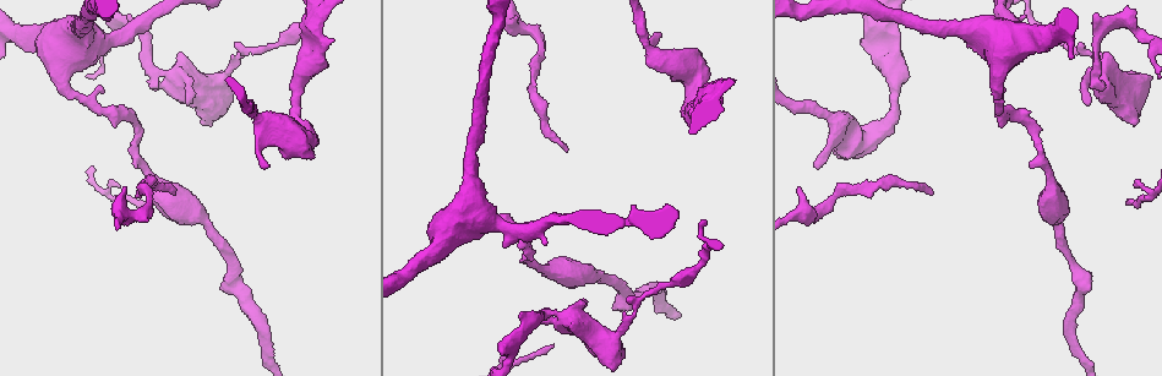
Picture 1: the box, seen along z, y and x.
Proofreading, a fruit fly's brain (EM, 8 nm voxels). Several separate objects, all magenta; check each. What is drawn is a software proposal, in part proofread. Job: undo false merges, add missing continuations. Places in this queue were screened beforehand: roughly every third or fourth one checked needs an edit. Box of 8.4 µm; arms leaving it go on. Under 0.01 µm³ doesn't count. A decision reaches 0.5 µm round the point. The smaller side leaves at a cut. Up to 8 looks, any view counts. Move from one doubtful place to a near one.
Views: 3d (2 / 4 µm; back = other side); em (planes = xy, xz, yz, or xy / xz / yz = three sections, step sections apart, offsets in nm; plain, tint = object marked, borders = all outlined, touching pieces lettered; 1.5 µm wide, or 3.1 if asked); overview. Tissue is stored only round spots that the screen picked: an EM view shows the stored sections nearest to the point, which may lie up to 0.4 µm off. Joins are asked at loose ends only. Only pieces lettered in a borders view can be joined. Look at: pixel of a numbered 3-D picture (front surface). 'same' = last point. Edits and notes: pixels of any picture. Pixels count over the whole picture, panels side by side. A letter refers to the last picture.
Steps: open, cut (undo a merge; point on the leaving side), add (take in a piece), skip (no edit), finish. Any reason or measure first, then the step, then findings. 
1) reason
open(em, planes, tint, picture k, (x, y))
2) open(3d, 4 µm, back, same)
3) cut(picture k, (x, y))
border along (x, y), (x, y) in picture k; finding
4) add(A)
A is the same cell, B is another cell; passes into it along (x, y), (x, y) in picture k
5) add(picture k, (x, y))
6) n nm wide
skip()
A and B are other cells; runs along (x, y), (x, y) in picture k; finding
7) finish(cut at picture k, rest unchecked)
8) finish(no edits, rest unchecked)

thin end
open(em, planes, borders, picture 1, (933, 193))

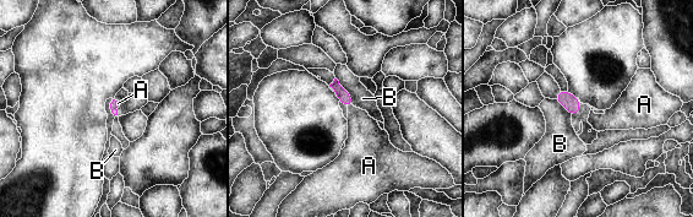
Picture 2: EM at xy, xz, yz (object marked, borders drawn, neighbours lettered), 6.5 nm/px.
B touches over 220 nm
add(A)
A is the same cell, B is another cell; passes into it along (344, 97), (349, 106), (365, 140) in picture 2; it goes on there

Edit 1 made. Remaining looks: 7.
free end
open(3d, 2 µm, picture 1, (333, 39))

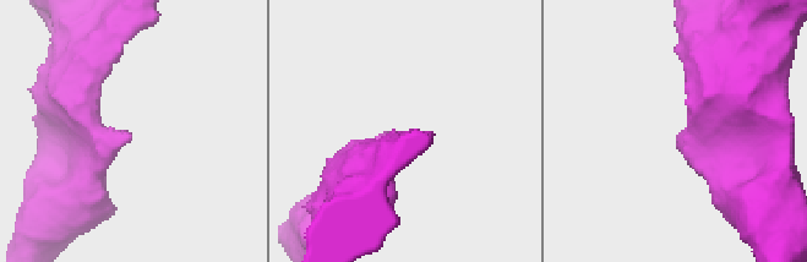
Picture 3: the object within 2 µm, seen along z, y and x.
open(em, yz, step 8, tint, picture 3, (678, 136))

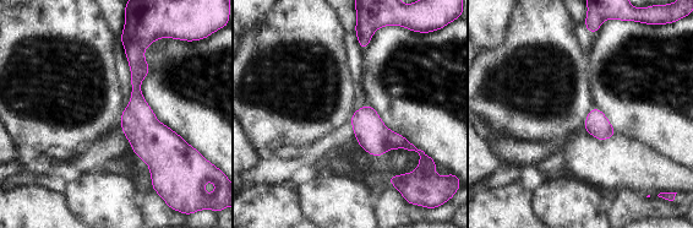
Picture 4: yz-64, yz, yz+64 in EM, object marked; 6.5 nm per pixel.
cut it another way
open(em, xy, step 8, borders, same)

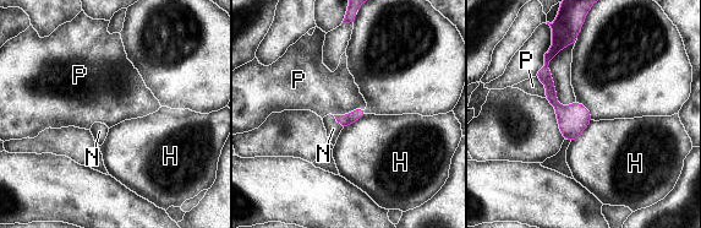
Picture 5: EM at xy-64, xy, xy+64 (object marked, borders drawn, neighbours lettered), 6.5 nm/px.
skip()
H, N and P are other cells; runs along (554, 49), (546, 79), (571, 137) in picture 5; no lettered piece goes on from it

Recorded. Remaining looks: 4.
branch stops here
open(em, yz, step 4, plain, picture 1, (658, 32))

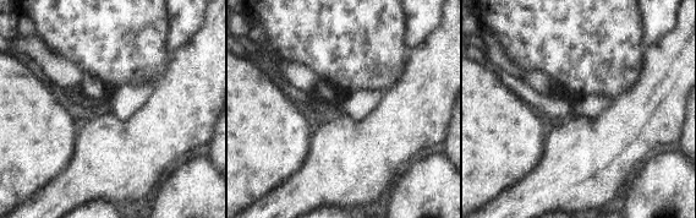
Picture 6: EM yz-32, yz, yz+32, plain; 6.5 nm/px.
what lies round it
open(em, yz, step 4, borders, same)

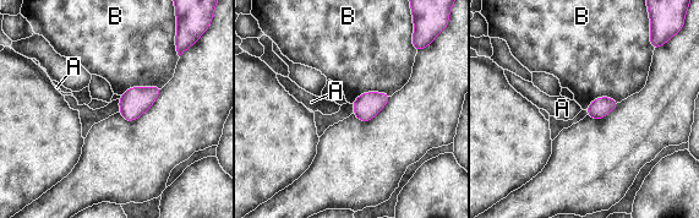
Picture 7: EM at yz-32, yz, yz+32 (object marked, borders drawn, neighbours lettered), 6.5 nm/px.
skip()
A and B are other cells; no lettered piece goes on from it

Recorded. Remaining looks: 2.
finish(add at picture 2, rest unchecked)

